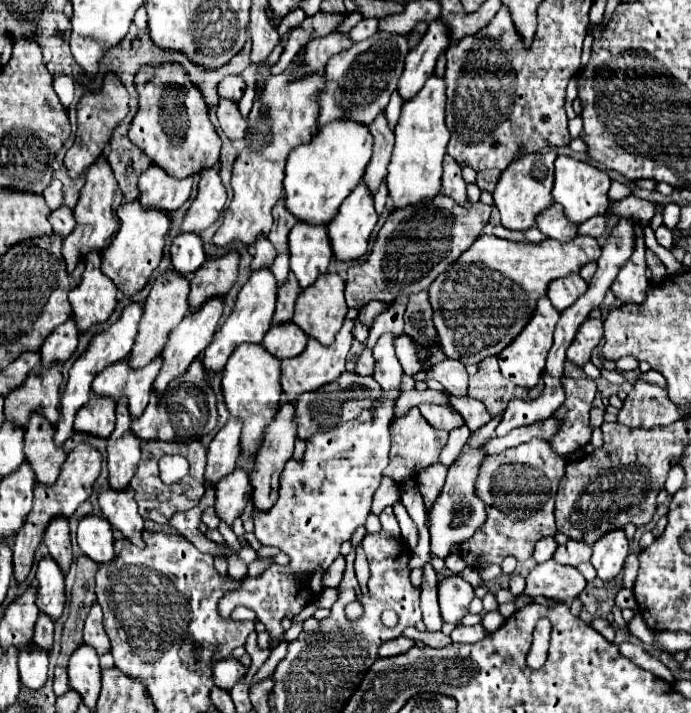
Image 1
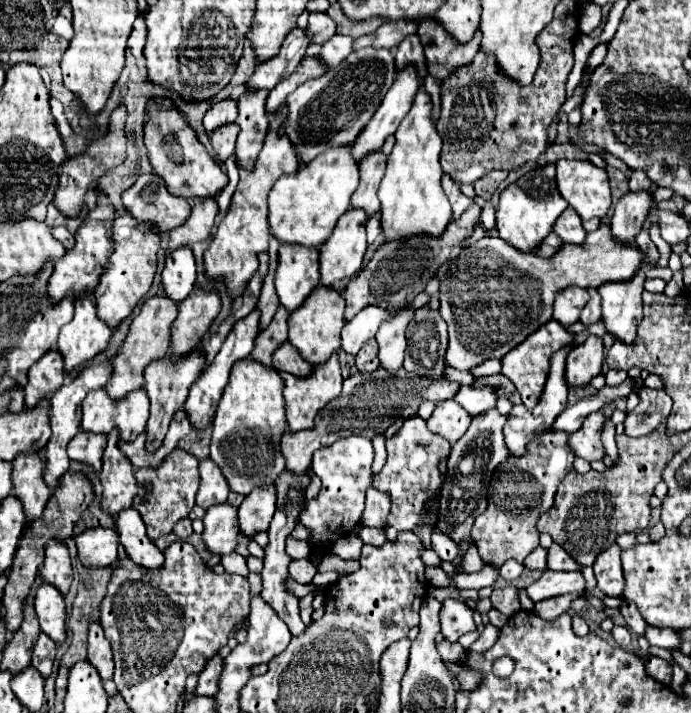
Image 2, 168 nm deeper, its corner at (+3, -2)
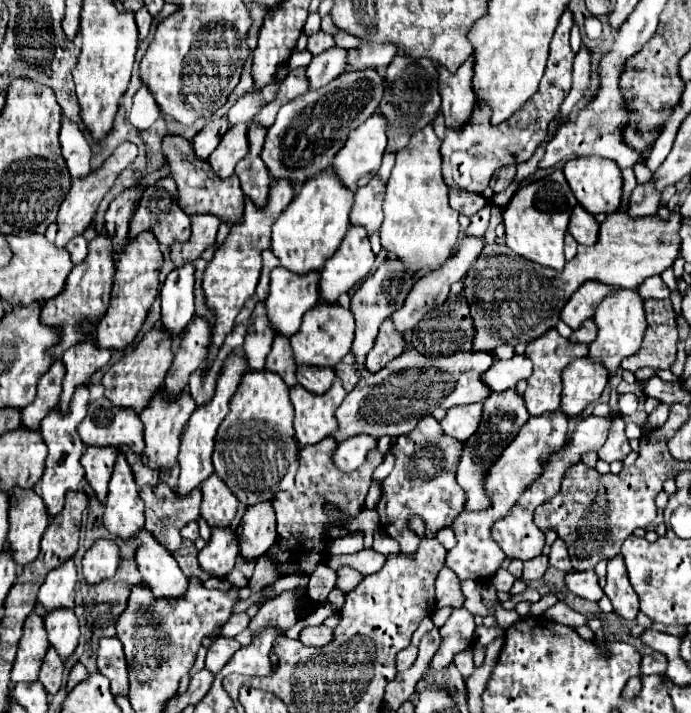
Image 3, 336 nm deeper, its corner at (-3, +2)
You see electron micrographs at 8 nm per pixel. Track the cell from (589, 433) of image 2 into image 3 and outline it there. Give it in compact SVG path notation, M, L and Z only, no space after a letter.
M614 418L612 426L610 426L608 440L598 450L598 456L604 462L614 462L614 460L624 460L628 454L630 454L630 440L624 434L624 420Z

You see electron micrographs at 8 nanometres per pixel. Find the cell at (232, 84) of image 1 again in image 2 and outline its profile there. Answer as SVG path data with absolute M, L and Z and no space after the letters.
M226 98L226 100L220 100L220 102L212 104L208 108L206 116L204 116L204 128L206 128L206 132L212 132L214 128L218 128L222 124L234 122L236 114L238 114L238 104L232 98Z

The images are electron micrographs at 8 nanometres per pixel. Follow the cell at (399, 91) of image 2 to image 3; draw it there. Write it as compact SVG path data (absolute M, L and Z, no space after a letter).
M372 114L364 126L358 126L348 136L344 150L336 154L332 170L340 182L356 192L376 176L386 148L386 122L380 114Z

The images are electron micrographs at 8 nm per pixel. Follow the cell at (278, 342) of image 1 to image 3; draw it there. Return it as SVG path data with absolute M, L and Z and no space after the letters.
M302 366L296 372L298 384L302 384L306 390L312 394L326 394L336 378L334 368L312 368L312 366Z

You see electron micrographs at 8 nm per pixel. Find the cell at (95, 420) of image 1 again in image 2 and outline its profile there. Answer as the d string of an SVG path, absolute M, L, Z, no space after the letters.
M80 428L80 432L70 440L68 456L74 460L92 464L96 470L100 470L104 448L106 448L106 436L104 434L86 434L86 430Z

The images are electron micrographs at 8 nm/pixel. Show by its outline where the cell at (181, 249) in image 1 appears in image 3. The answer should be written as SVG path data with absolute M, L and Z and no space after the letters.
M184 264L168 274L162 290L162 328L172 338L180 338L194 318L194 268Z

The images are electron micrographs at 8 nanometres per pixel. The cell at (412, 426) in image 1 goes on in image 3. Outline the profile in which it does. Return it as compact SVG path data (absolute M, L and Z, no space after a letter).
M430 416L422 418L412 434L396 438L392 454L396 458L394 470L382 482L382 498L376 506L380 514L380 530L400 544L402 554L414 554L420 538L408 530L408 518L420 514L426 522L426 538L434 538L438 530L448 528L452 520L464 510L466 494L456 482L456 466L460 460L462 442L444 434L440 422Z

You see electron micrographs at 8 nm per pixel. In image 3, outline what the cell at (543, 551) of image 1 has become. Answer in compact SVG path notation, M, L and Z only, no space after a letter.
M536 556L532 560L524 562L524 572L522 572L522 580L540 580L544 576L548 568L548 556Z

